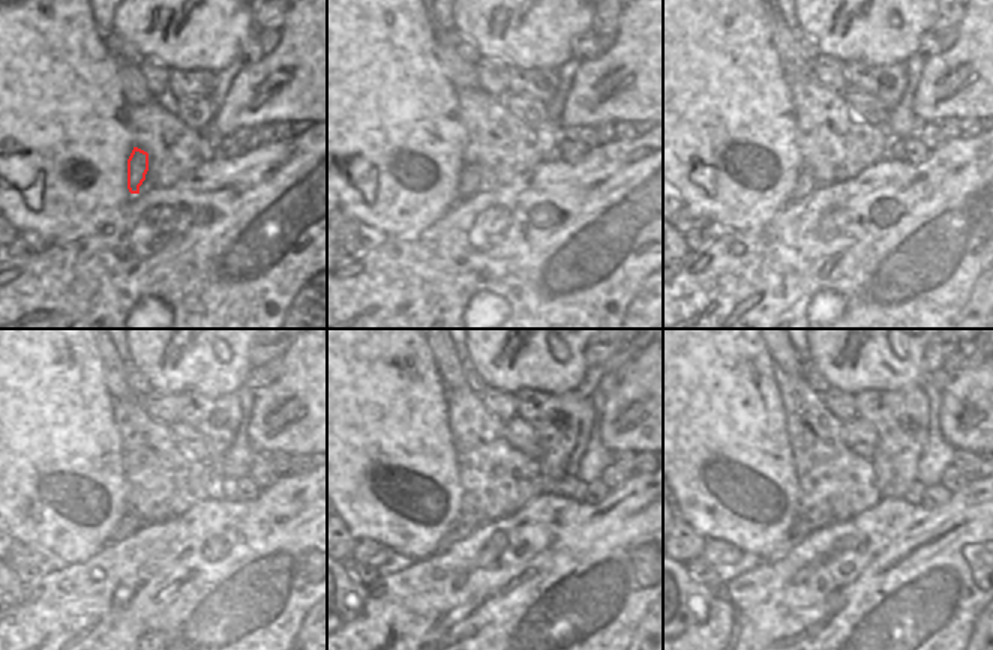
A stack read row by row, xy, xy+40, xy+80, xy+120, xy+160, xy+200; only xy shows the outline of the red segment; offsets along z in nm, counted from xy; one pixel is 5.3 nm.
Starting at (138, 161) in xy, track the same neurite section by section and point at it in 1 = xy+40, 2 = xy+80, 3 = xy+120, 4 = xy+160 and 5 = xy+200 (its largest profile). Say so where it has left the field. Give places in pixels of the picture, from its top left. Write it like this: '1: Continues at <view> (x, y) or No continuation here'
1: Continues at xy+40 (470, 177)
2: Continues at xy+80 (804, 183)
3: Continues at xy+120 (128, 524)
4: Continues at xy+160 (459, 530)
5: Continues at xy+200 (795, 535)

